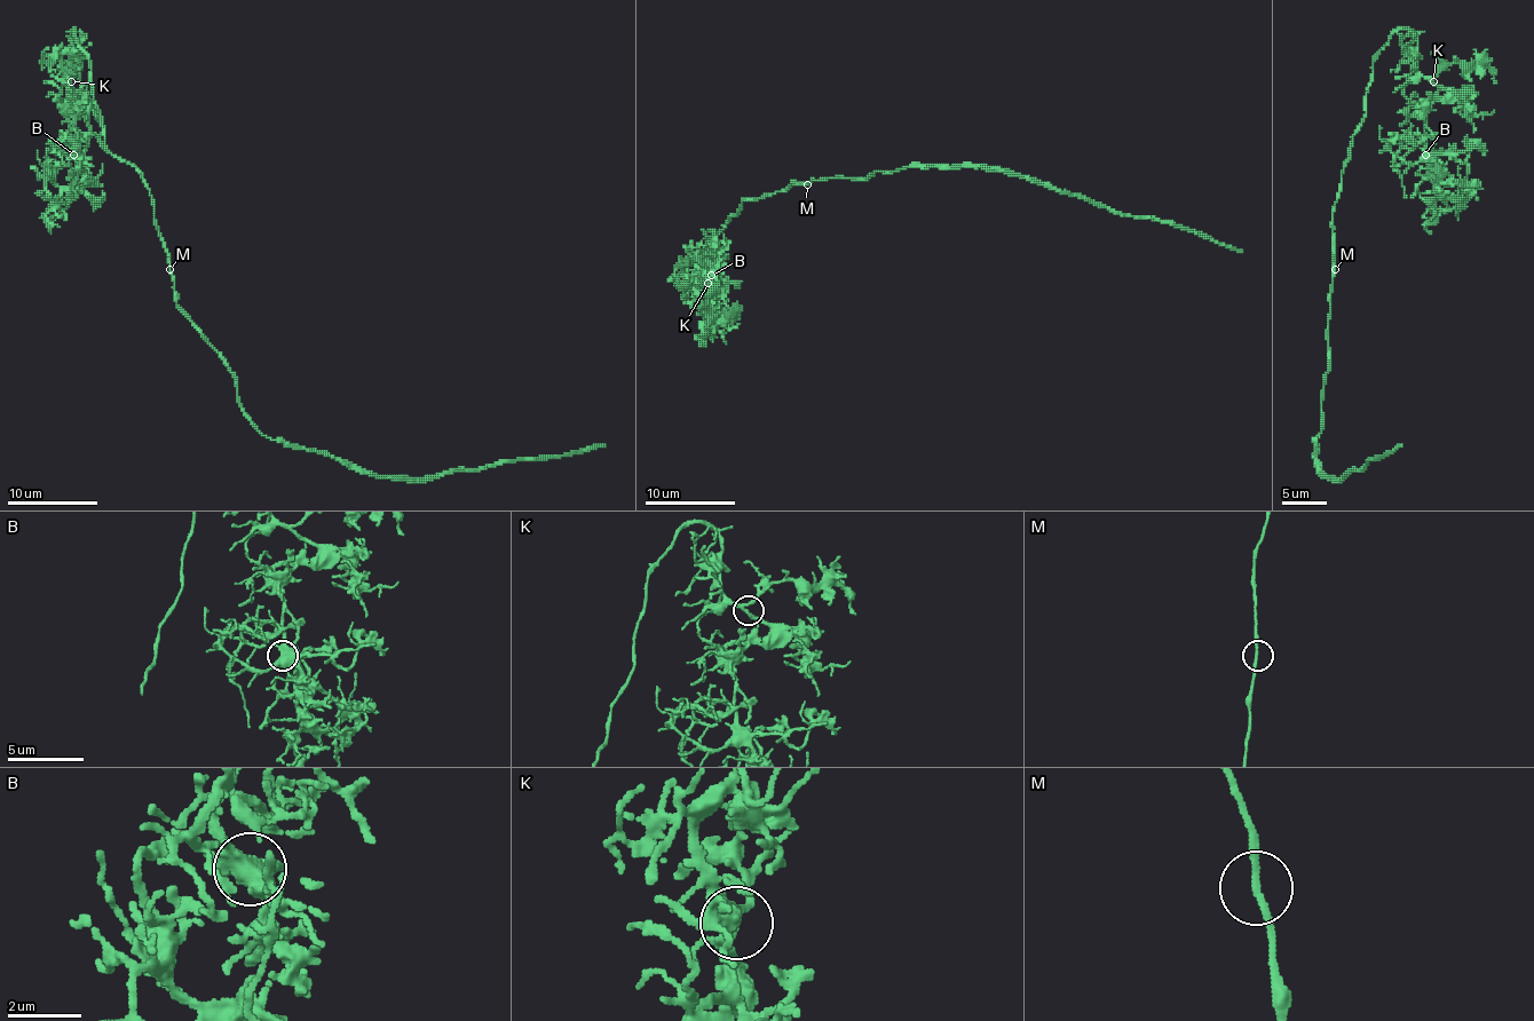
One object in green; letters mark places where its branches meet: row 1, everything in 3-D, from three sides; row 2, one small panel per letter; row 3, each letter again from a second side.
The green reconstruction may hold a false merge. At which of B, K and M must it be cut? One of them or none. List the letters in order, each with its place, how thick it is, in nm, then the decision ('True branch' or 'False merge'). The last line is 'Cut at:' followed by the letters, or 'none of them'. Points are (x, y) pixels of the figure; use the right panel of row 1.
B: Place: (1425, 155). Thickness 500 nm. True branch
K: Place: (1433, 81). Thickness 240 nm. True branch
M: Place: (1335, 269). Thickness 190 nm. True branch
Cut at: none of them

